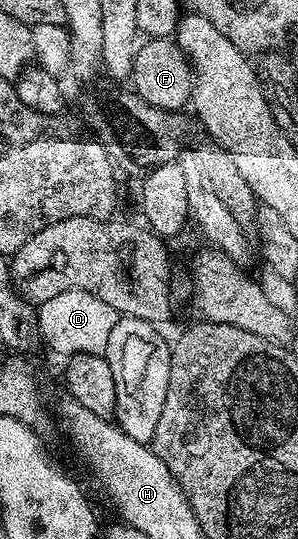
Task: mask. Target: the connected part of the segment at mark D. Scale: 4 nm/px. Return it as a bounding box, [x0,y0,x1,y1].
[38,290,118,356]

